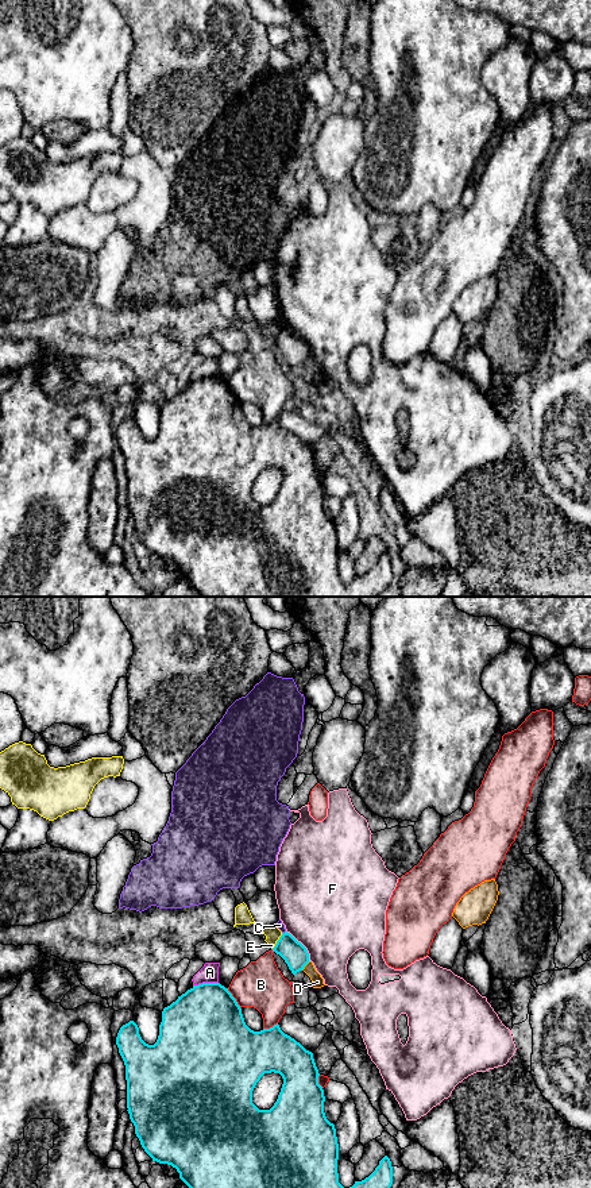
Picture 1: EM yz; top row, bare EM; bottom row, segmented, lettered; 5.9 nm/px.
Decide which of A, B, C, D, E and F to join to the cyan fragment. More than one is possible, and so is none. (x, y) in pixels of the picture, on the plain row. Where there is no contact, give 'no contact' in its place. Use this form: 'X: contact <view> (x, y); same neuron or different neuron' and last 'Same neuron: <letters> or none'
A: contact yz (205, 378); different neuron
B: contact yz (235, 394); different neuron
C: contact yz (285, 327); different neuron
D: contact yz (305, 359); different neuron
E: contact yz (277, 336); different neuron
F: contact yz (302, 340); different neuron
Same neuron: none

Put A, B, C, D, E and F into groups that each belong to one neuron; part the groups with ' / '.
A B E / C / D / F

